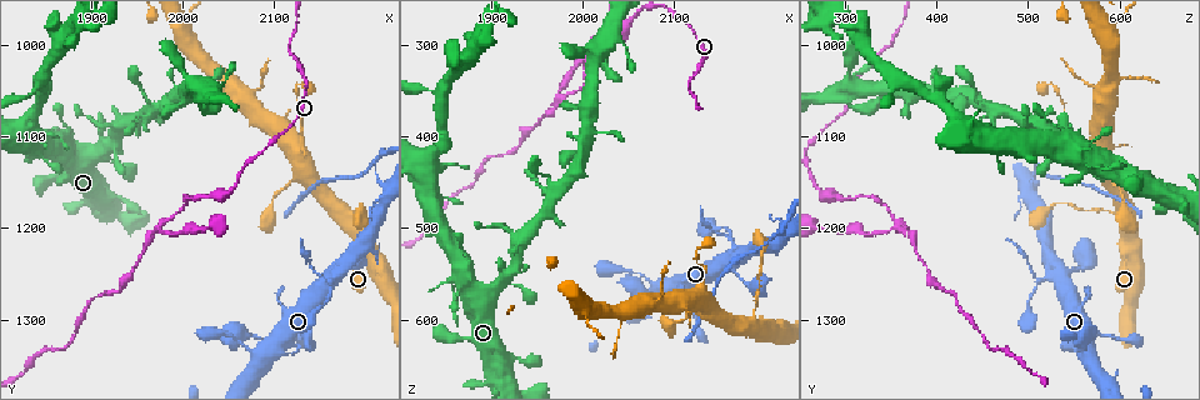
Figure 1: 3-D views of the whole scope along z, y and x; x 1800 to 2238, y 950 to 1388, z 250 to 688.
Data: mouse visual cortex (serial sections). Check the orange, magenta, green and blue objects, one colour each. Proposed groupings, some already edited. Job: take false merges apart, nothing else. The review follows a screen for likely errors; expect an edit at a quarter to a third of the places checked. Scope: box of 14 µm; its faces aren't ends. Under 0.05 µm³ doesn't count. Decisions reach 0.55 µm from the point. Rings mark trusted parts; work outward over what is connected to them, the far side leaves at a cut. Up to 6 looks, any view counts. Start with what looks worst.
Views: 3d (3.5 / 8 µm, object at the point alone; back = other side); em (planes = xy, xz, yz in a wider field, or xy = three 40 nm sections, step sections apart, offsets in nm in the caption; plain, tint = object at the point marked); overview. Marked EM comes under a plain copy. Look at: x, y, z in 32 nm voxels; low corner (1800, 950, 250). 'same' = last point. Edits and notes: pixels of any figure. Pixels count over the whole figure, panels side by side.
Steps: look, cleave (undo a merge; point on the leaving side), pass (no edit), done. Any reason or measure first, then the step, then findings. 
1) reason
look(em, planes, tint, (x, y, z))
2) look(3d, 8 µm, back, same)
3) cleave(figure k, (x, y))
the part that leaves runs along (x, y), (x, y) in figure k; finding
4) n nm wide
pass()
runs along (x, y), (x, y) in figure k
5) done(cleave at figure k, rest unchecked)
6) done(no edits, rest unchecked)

abrupt turn
look(3d, 8 µm, (1975, 1190, 355))

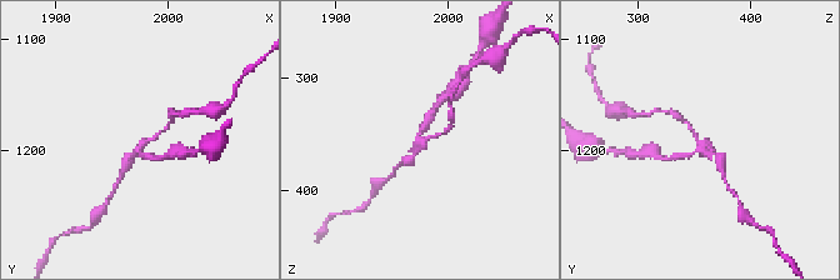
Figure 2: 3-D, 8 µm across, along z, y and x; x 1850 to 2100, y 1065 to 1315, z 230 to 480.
3 arms; arms of 150, 200, 250 nm; shape alone is not enough
look(em, planes, tint, (1976, 1194, 358))

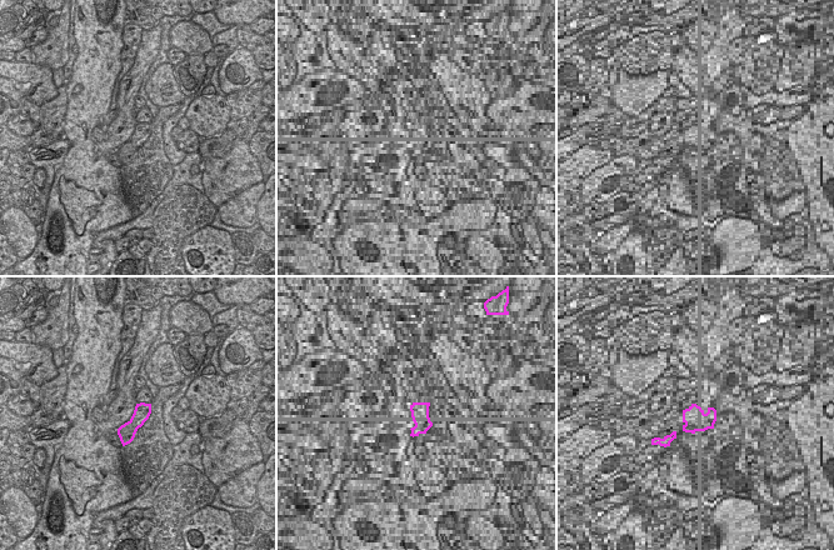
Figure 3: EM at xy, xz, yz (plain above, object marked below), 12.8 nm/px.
220 nm wide
cleave(figure 2, (430, 115))
the part that leaves runs along (418, 135), (446, 96) in figure 2; a second cell is stuck on

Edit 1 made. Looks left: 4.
thick turns thin
look(3d, 3.5 µm, back, (2165, 1260, 510))

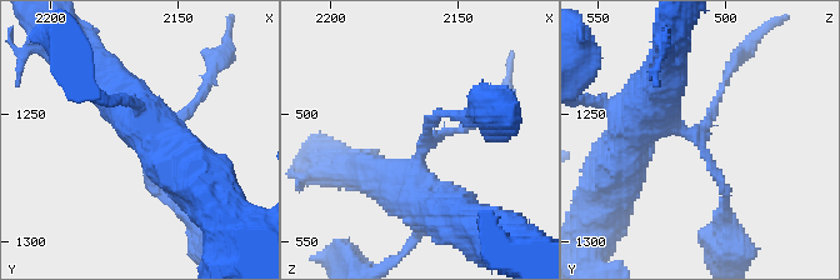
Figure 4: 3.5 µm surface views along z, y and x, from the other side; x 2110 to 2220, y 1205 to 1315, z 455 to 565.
need the tissue
look(em, xy, step 1, tint, (2163, 1261, 512))

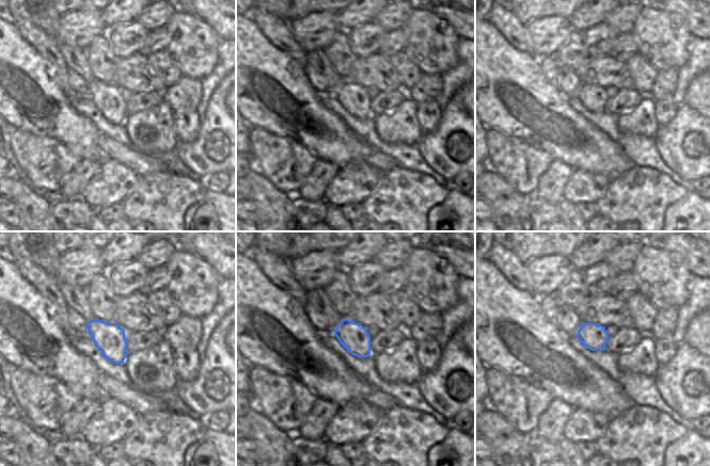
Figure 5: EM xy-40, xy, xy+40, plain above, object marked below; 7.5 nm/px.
pass()
runs along (630, 128), (691, 131), (724, 204) in figure 4; all the same cell

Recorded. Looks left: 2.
three-way junction
look(3d, 3.5 µm, (2185, 1190, 605))

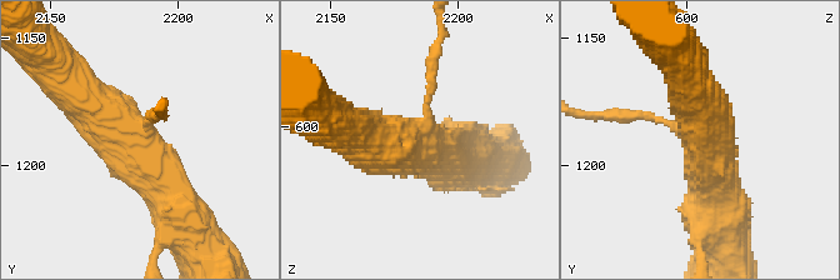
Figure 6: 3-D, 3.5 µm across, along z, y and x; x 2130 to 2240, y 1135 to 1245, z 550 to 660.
need the tissue
look(em, xy, step 1, tint, (2186, 1188, 602))

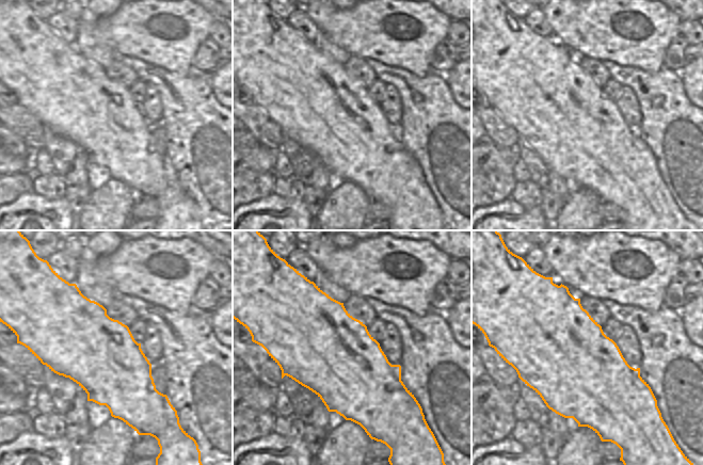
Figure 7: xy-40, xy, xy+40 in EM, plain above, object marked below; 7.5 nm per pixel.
650 nm wide
pass()
runs along (178, 218), (146, 160), (74, 88) in figure 6; continuous, no second cell

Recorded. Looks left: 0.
done(cleave at figure 2, rest unchecked)

